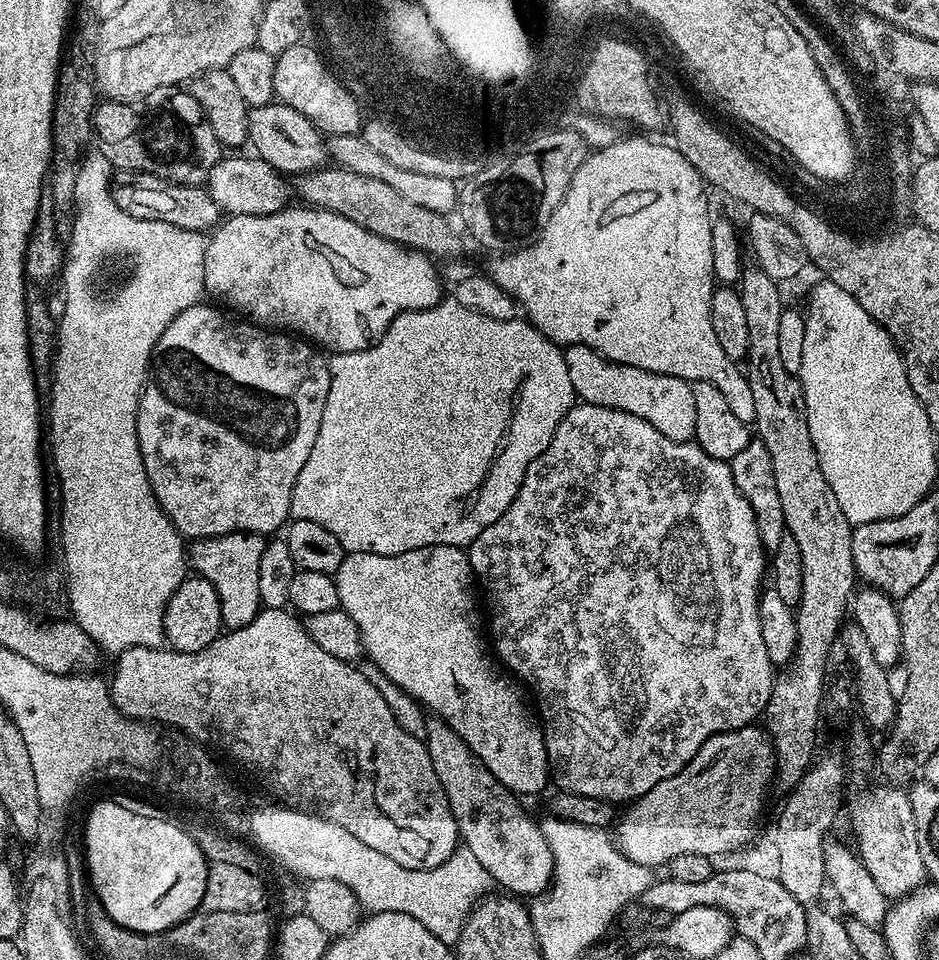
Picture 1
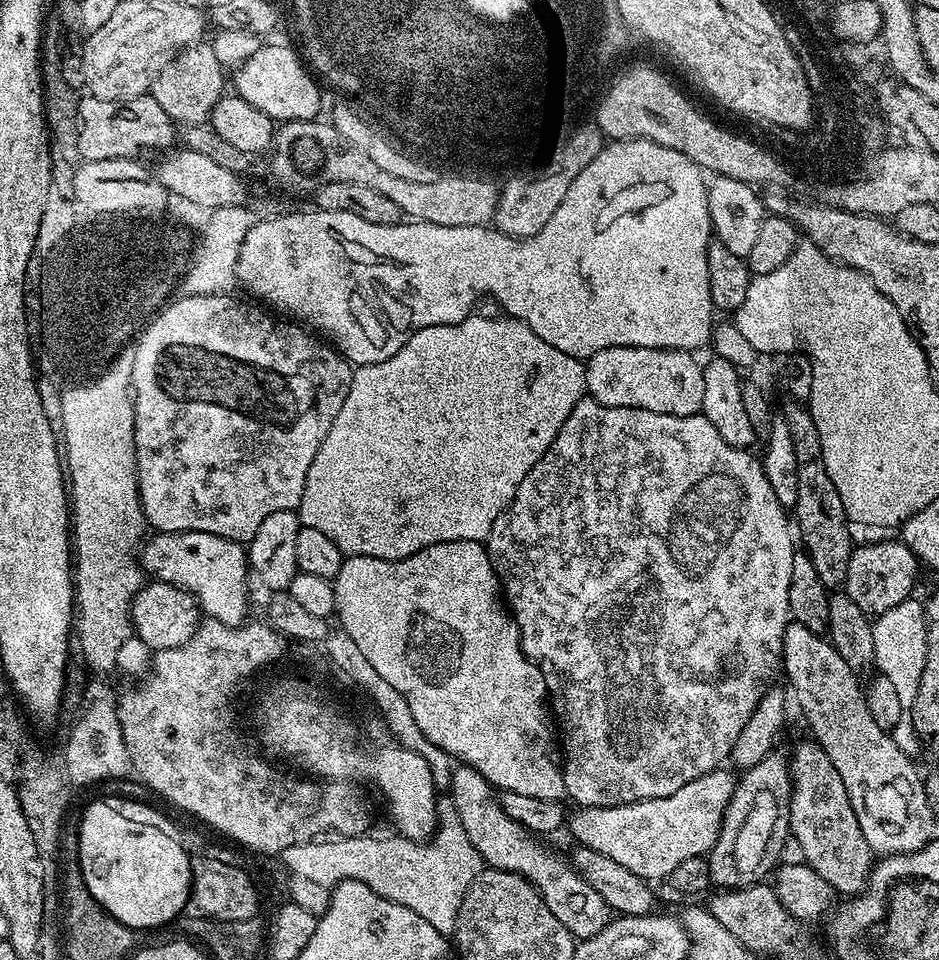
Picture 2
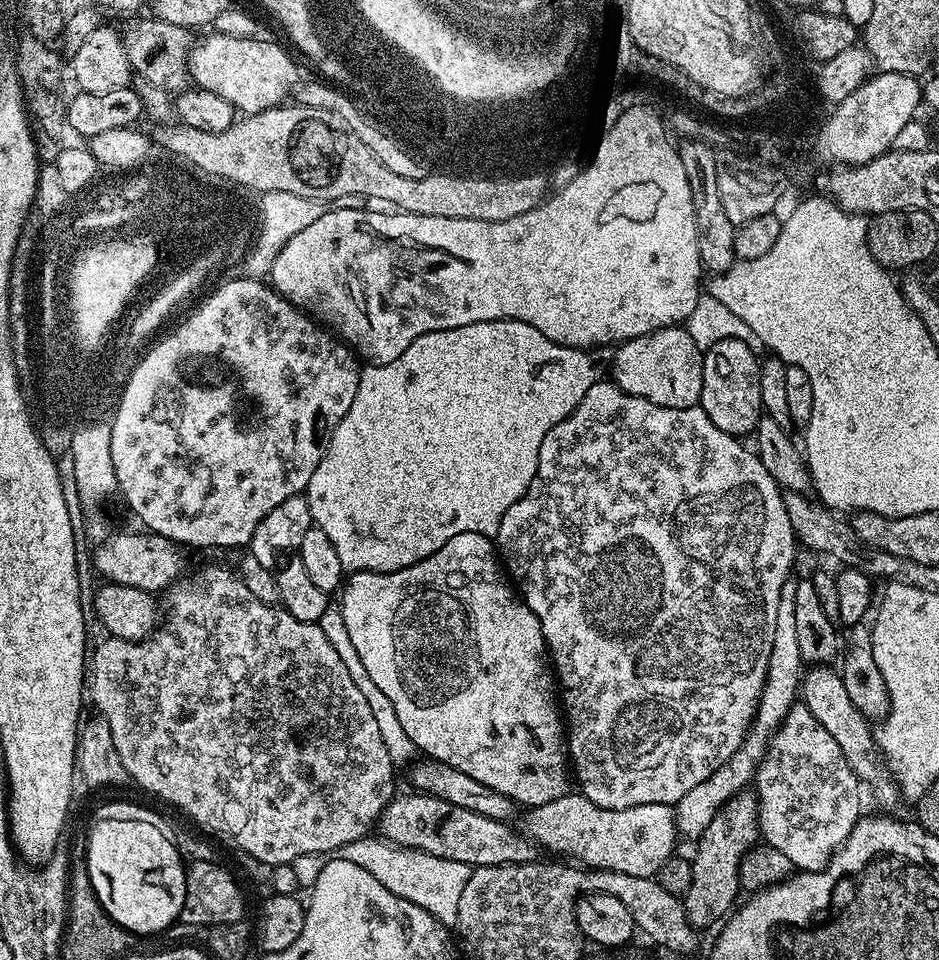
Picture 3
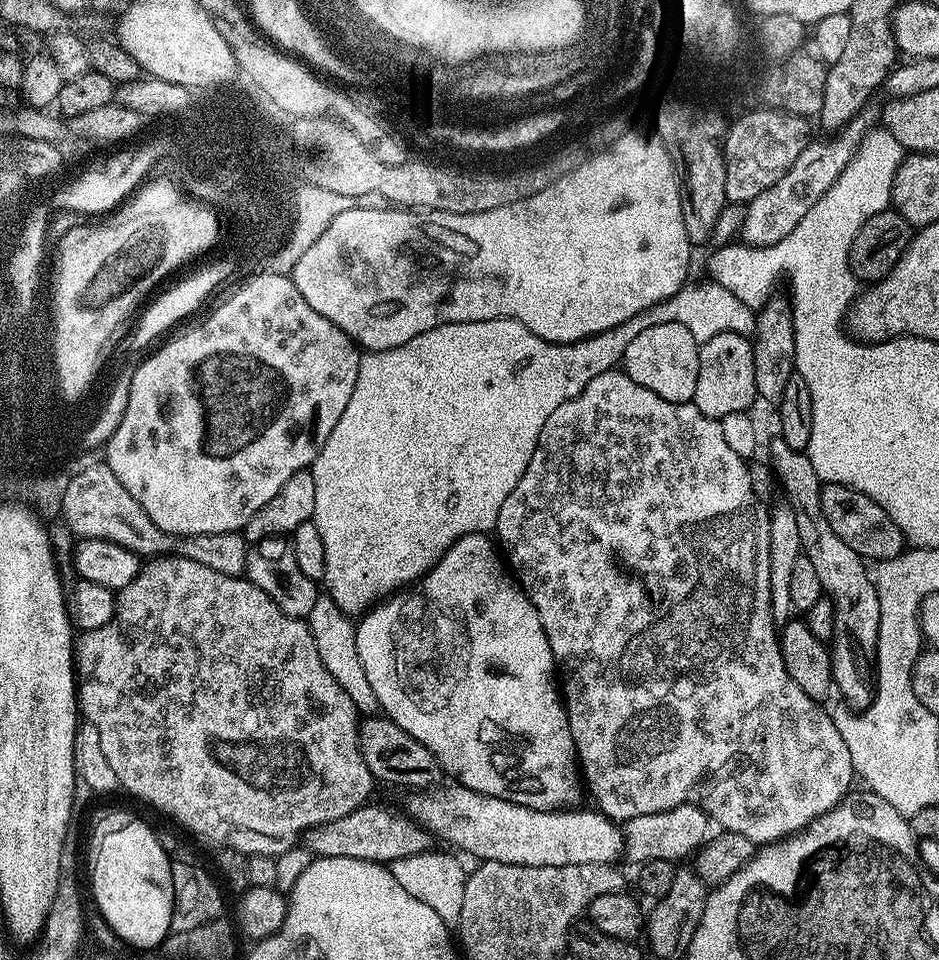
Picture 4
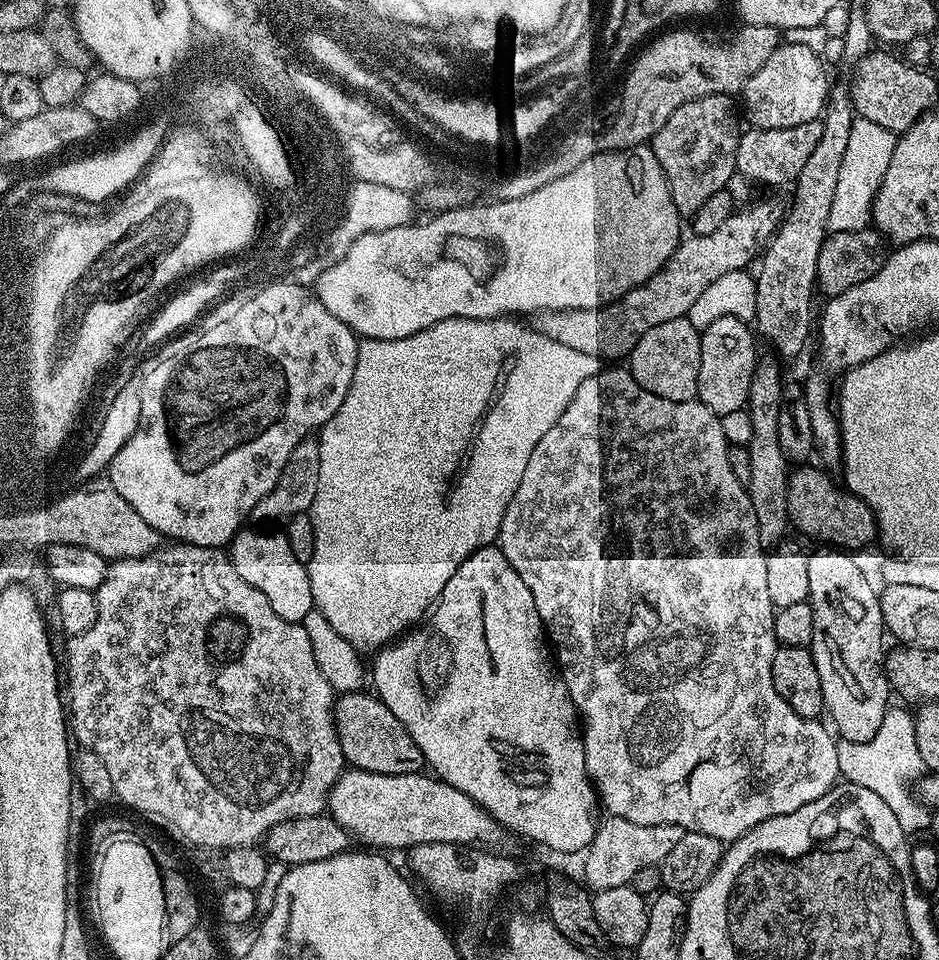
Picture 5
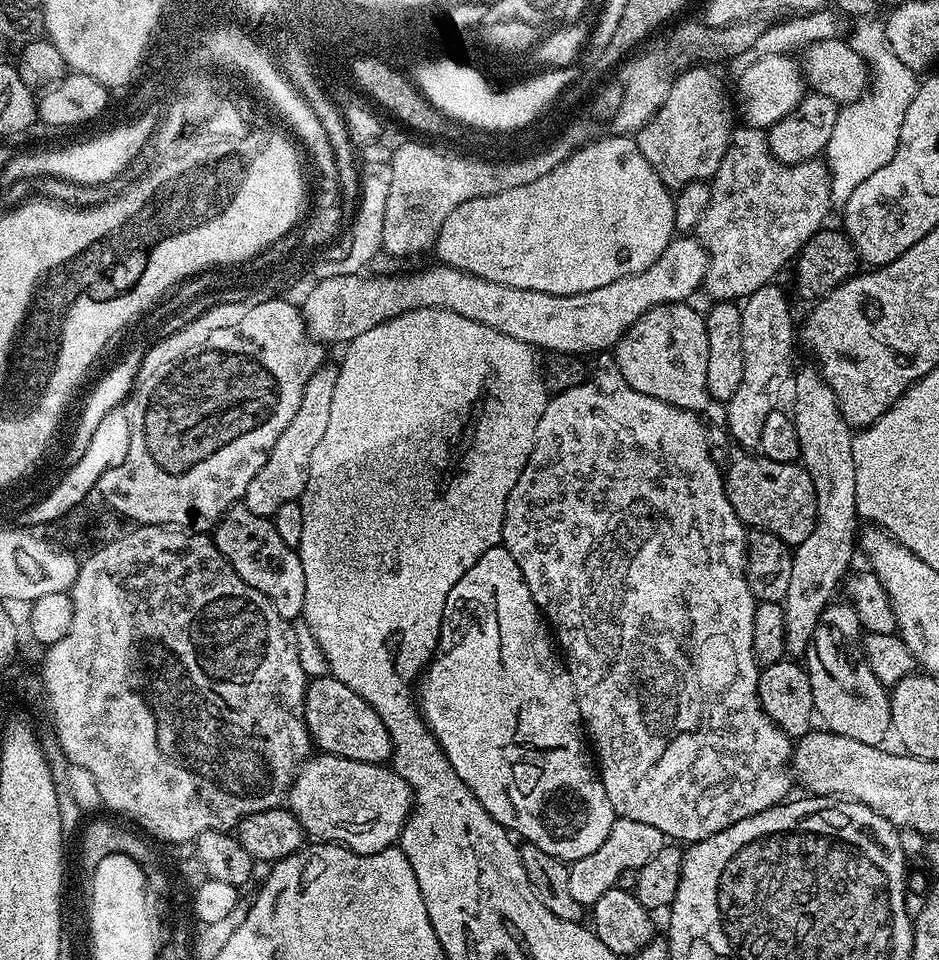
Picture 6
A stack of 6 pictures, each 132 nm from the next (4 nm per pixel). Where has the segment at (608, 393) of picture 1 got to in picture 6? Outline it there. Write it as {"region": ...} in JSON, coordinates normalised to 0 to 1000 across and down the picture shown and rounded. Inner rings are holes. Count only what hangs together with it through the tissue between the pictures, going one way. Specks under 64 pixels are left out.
{"region":[[[733,315],[696,319],[675,335],[675,340],[657,356],[656,380],[667,398],[677,408],[701,415],[732,429],[750,431],[760,421],[752,406],[752,335]]]}

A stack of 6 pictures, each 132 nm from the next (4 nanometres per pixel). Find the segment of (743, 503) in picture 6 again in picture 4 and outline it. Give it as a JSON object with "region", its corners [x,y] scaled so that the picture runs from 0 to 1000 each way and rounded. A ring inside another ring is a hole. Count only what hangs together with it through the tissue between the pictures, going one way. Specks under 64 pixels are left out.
{"region":[[[878,504],[874,507],[874,531],[876,545],[882,546],[884,552],[888,552],[888,556],[892,556],[892,560],[897,560],[897,565],[901,565],[901,569],[905,569],[905,573],[909,573],[912,578],[921,584],[938,585],[964,574],[965,559],[962,552],[951,544],[944,531],[939,531],[939,527],[935,527],[935,523],[914,510],[903,508],[899,504]]]}

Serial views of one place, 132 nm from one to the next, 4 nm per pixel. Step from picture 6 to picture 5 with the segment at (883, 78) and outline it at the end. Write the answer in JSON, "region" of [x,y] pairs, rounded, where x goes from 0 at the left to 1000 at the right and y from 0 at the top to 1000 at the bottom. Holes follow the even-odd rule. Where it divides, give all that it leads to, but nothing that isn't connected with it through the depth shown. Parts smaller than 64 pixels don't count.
{"region":[[[908,124],[905,148],[901,148],[901,161],[897,165],[897,173],[892,173],[892,192],[888,194],[888,206],[884,210],[883,243],[925,236],[929,208],[937,197],[944,173],[948,173],[948,160],[952,160],[955,145],[955,139],[935,131],[935,127]]]}

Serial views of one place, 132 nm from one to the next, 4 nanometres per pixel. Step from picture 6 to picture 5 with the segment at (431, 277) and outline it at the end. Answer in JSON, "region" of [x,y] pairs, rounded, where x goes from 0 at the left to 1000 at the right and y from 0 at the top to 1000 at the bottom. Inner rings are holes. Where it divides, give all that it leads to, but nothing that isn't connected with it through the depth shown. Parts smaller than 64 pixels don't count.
{"region":[[[814,208],[805,211],[802,216],[794,215],[782,219],[777,227],[773,227],[760,240],[760,244],[751,246],[734,245],[725,249],[724,255],[718,260],[718,265],[704,277],[702,281],[693,288],[686,296],[670,302],[666,308],[659,313],[653,313],[652,316],[643,318],[641,321],[629,321],[628,323],[603,323],[602,325],[576,325],[570,330],[569,341],[572,346],[581,348],[581,352],[590,352],[592,356],[599,356],[601,360],[611,360],[611,365],[624,365],[626,369],[633,369],[638,372],[640,369],[647,377],[660,377],[660,374],[672,372],[673,361],[696,340],[705,335],[714,335],[732,330],[741,310],[745,308],[748,302],[763,290],[775,285],[775,283],[793,280],[801,269],[803,263],[806,263],[817,255],[818,251],[825,245],[830,236],[831,222],[820,209]]]}

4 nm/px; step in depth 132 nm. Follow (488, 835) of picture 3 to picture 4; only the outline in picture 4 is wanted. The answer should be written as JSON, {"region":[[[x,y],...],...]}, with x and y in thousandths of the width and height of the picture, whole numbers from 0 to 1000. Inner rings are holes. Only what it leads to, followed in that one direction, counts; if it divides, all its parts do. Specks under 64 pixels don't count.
{"region":[[[393,835],[388,841],[368,848],[368,852],[331,864],[327,868],[326,879],[337,892],[381,894],[413,902],[420,896],[444,892],[461,882],[461,872],[455,861],[446,853],[443,854],[438,854],[432,847],[425,846],[422,842]]]}

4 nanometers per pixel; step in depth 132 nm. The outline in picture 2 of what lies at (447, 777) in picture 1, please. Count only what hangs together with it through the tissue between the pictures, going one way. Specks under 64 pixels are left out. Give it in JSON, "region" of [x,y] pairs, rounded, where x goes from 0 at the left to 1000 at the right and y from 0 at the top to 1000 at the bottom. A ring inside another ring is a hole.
{"region":[[[487,795],[485,799],[480,801],[475,824],[481,828],[481,842],[490,853],[489,866],[505,881],[505,885],[509,885],[512,897],[519,903],[545,908],[554,916],[563,918],[574,929],[586,952],[590,952],[590,956],[594,956],[594,960],[599,960],[599,965],[603,965],[603,969],[614,980],[641,970],[654,954],[652,946],[641,940],[641,931],[629,925],[602,893],[600,896],[591,892],[575,876],[578,874],[574,870],[563,867],[547,852],[543,852],[543,848],[539,848],[532,838],[529,822],[518,810],[513,810],[509,802],[492,795]]]}

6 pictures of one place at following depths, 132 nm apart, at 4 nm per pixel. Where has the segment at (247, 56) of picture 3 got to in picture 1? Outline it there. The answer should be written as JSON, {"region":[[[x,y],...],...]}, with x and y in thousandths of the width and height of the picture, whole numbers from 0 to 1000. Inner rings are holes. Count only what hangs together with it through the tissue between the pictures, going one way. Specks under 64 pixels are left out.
{"region":[[[314,46],[293,61],[291,94],[297,107],[317,115],[317,119],[326,119],[333,131],[349,142],[380,140],[384,136],[386,119],[383,121],[382,106],[362,89],[363,80],[359,76],[345,74],[332,48]]]}

